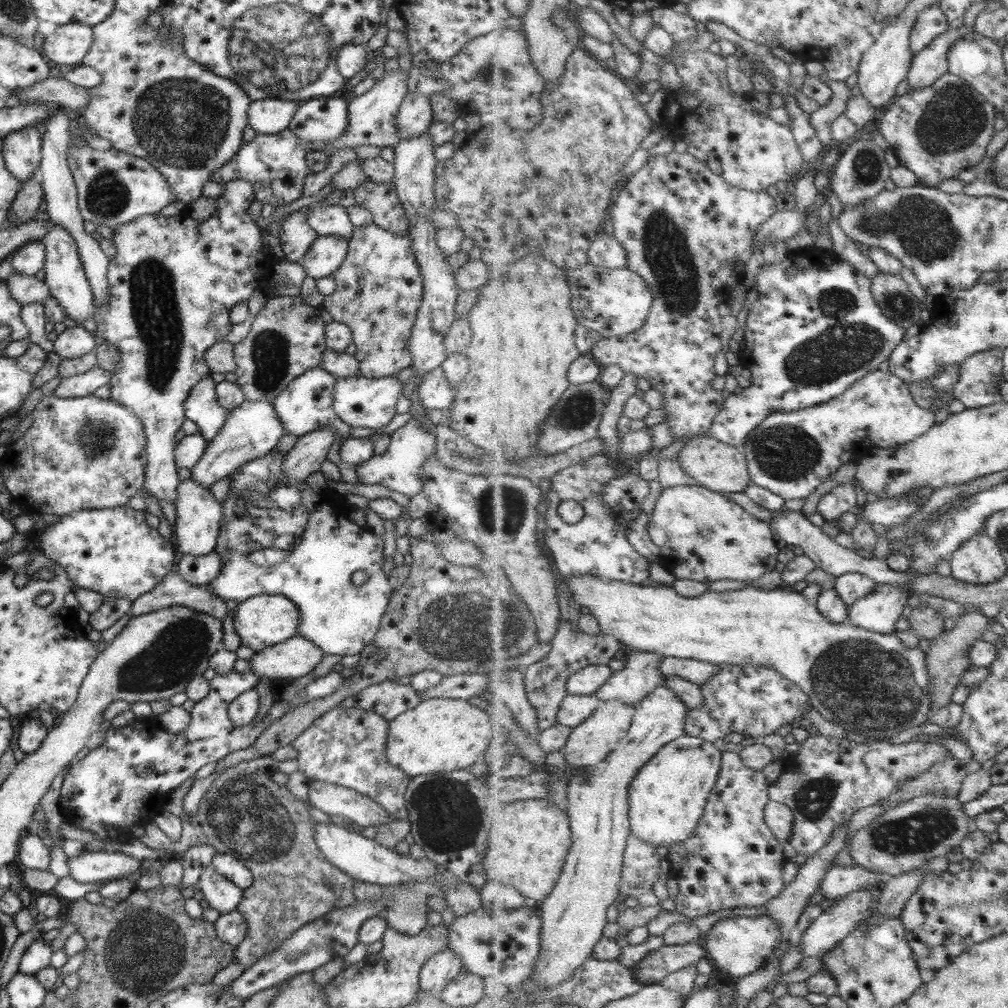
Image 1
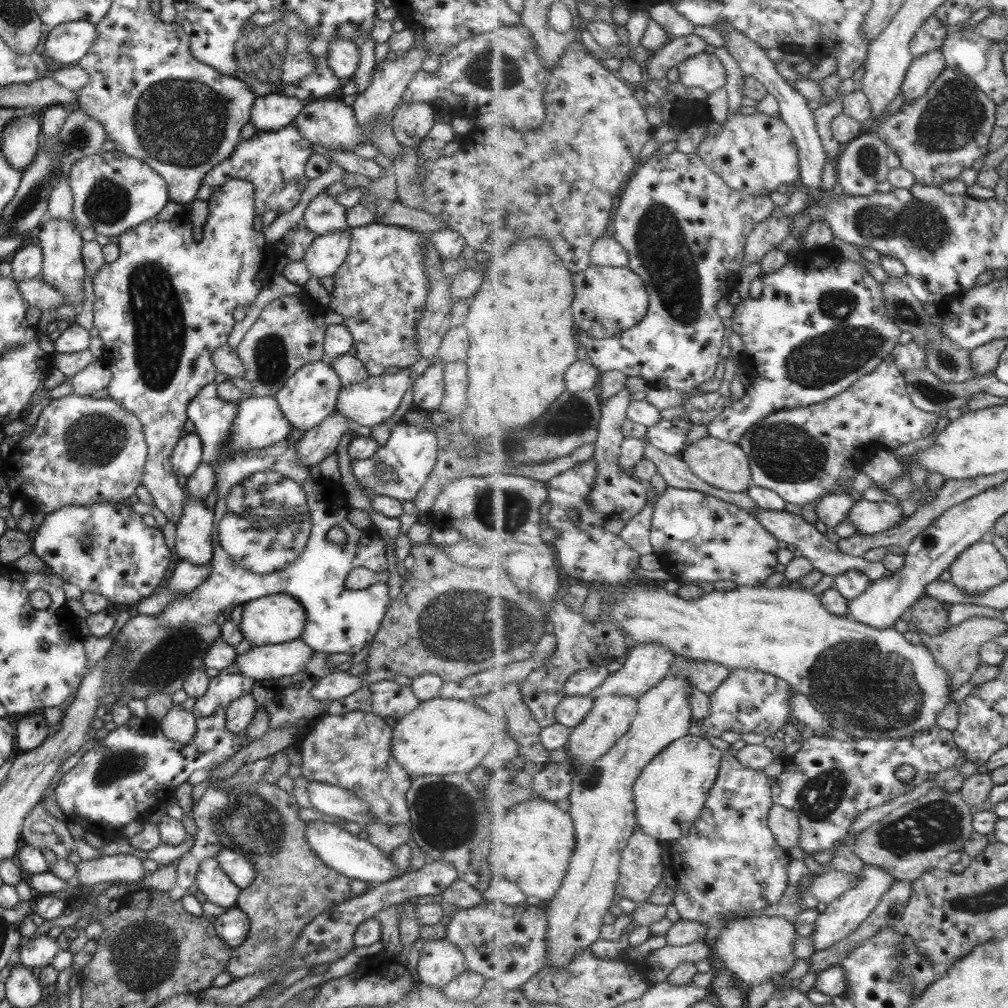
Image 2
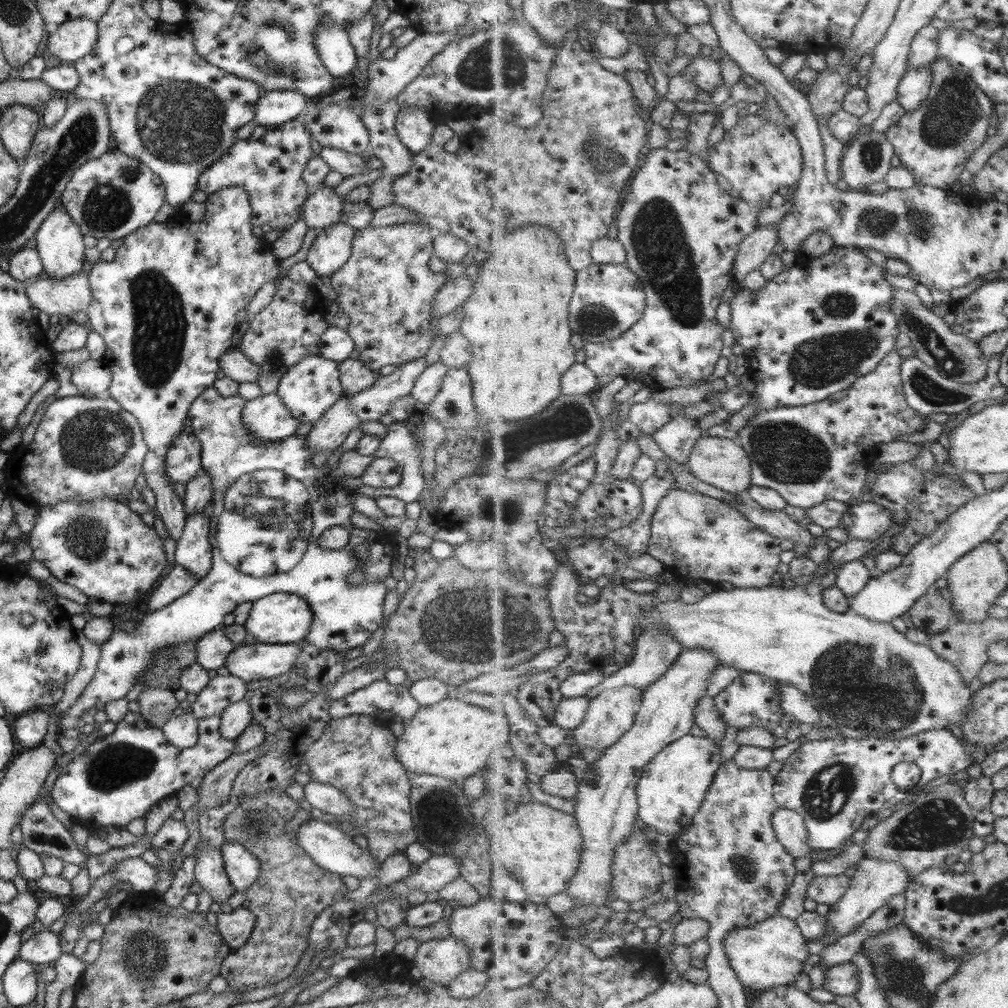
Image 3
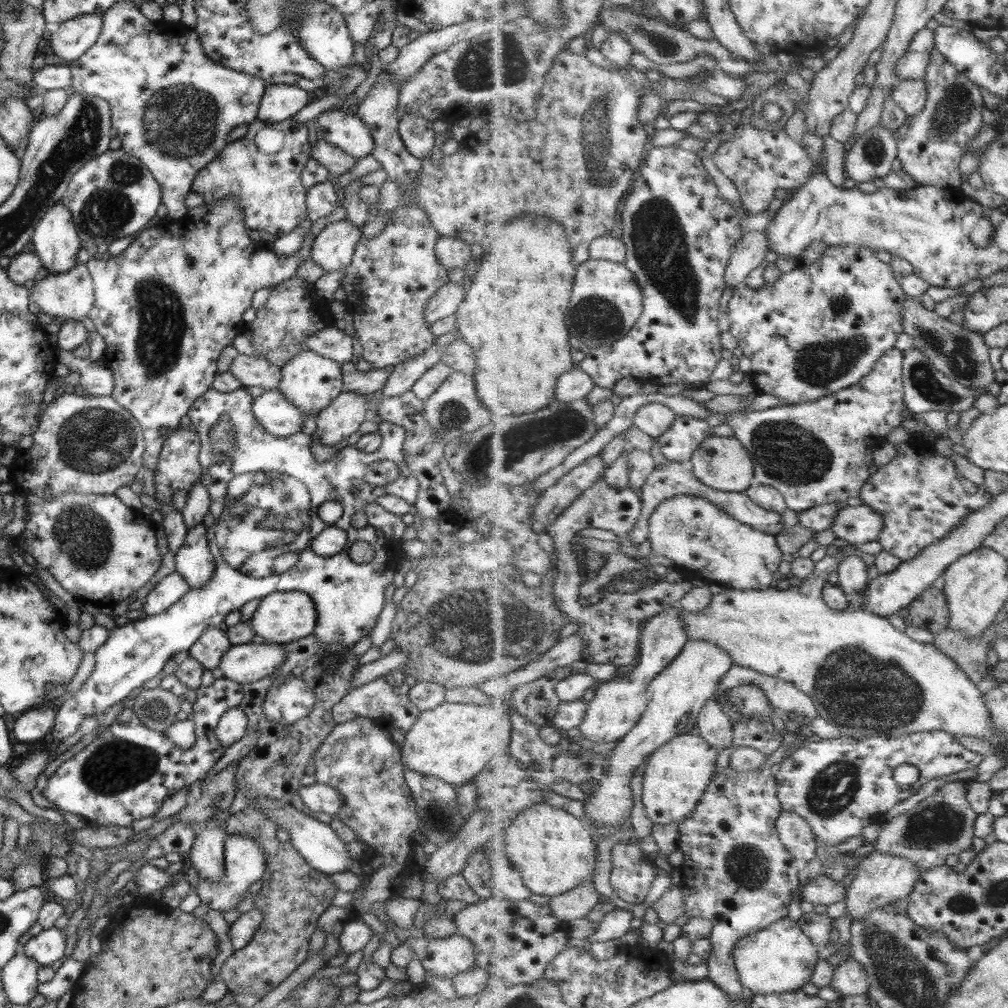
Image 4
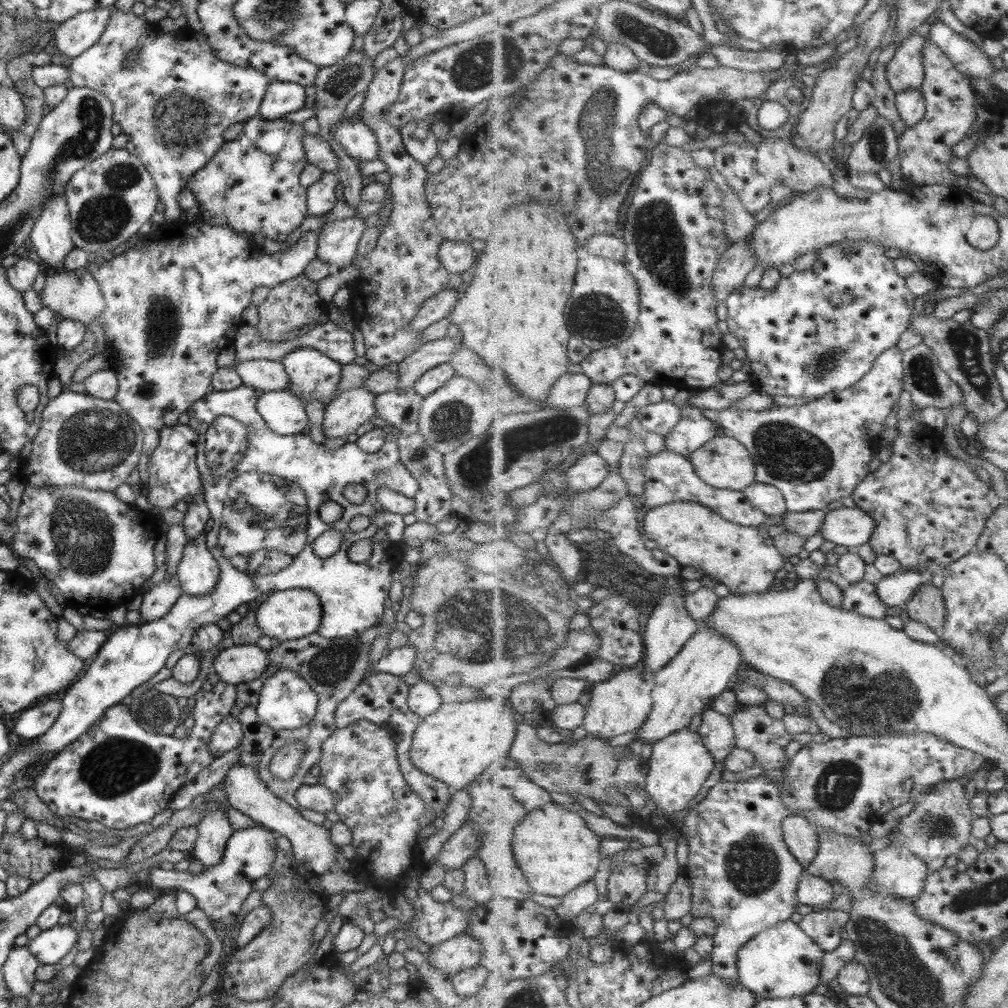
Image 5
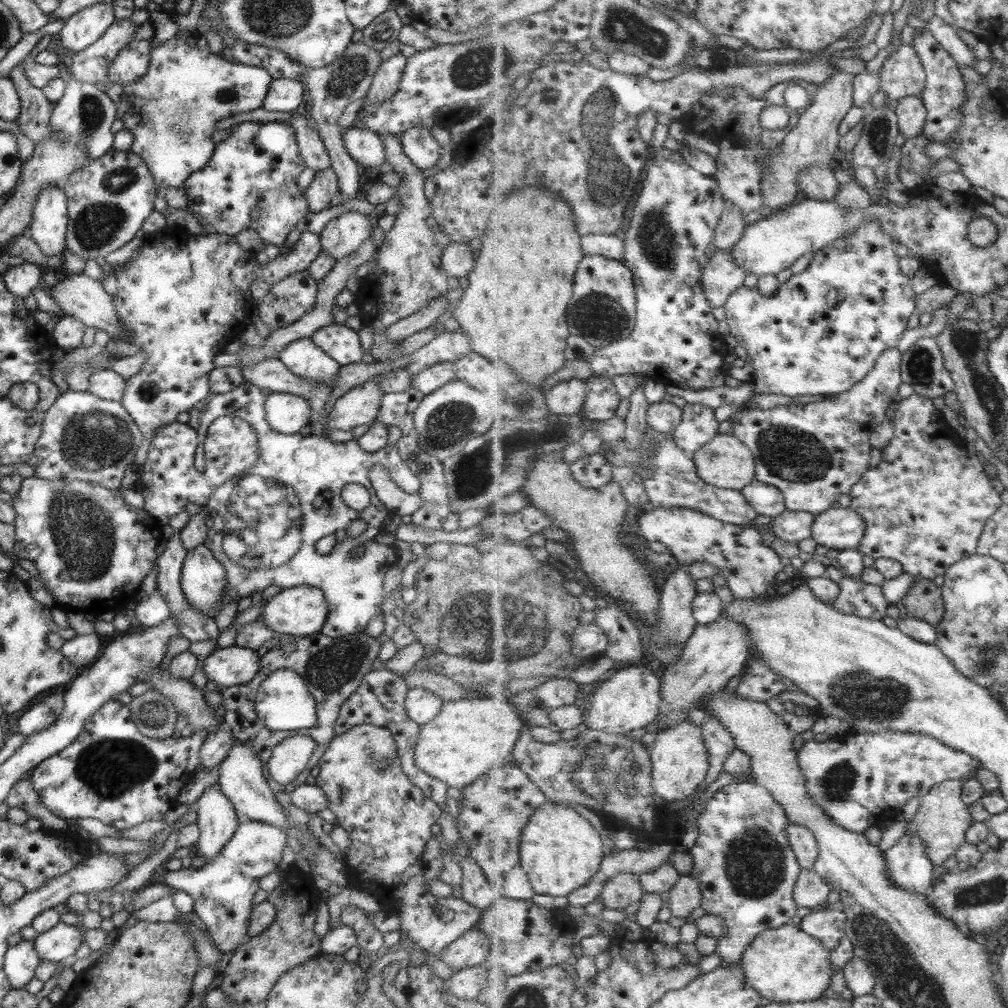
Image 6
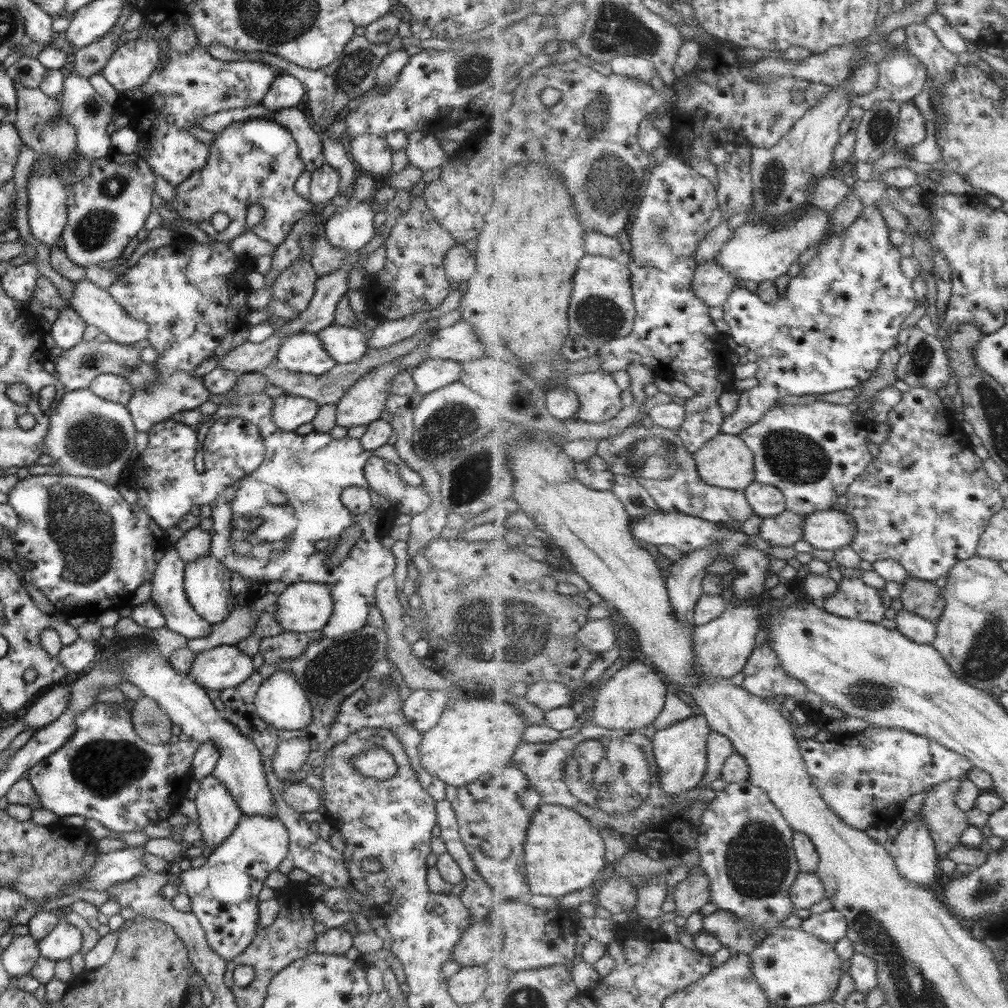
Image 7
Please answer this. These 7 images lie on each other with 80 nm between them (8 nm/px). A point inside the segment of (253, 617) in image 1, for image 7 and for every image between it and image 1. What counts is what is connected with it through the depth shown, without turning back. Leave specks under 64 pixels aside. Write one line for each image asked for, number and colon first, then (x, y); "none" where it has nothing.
2: (277, 618)
3: (279, 618)
4: (279, 618)
5: (289, 614)
6: (299, 611)
7: (303, 607)

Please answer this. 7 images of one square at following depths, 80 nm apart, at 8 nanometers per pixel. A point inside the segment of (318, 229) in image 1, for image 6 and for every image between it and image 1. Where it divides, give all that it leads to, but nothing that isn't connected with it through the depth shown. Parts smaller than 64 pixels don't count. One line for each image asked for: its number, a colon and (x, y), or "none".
2: (323, 215)
3: (322, 208)
4: (321, 200)
5: (320, 198)
6: (323, 186)

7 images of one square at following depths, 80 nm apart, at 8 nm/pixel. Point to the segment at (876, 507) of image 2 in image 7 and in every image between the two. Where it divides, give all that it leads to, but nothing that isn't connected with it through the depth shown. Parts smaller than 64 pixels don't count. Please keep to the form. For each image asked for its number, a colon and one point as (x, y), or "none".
3: (867, 520)
4: (856, 524)
5: (847, 526)
6: (839, 528)
7: (831, 529)

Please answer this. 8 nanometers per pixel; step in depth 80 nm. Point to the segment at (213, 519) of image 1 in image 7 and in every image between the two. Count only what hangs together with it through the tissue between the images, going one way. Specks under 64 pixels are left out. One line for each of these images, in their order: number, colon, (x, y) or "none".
2: (192, 543)
3: (192, 552)
4: (193, 562)
5: (197, 573)
6: (203, 579)
7: (205, 581)

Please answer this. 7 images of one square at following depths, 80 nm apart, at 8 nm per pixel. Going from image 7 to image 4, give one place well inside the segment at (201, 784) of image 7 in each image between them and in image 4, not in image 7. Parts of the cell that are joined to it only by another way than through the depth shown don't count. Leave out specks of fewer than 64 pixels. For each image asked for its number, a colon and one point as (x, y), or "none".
4: (205, 855)
5: (213, 830)
6: (216, 821)

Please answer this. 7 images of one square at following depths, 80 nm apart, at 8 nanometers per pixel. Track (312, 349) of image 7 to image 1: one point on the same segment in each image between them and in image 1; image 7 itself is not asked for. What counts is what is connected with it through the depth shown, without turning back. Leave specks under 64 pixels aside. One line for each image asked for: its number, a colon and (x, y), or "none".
1: (305, 404)
2: (310, 393)
3: (309, 387)
4: (310, 382)
5: (312, 376)
6: (302, 358)

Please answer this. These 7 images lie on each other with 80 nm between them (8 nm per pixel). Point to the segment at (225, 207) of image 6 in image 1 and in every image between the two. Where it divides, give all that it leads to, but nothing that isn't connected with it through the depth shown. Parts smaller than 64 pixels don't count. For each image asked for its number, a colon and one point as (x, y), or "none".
1: (275, 164)
2: (273, 163)
3: (270, 175)
4: (267, 187)
5: (257, 192)

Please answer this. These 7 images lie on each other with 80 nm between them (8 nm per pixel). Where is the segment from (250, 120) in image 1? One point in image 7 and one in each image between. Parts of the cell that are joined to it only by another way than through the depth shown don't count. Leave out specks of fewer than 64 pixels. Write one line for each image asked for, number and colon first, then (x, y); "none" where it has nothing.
2: (270, 112)
3: (273, 107)
4: (279, 102)
5: (281, 97)
6: (284, 94)
7: (285, 91)

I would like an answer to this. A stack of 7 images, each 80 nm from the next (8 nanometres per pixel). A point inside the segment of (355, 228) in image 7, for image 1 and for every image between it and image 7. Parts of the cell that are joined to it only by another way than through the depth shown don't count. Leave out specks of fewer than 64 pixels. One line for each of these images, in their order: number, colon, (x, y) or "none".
1: (324, 256)
2: (326, 252)
3: (331, 248)
4: (332, 249)
5: (337, 241)
6: (341, 236)

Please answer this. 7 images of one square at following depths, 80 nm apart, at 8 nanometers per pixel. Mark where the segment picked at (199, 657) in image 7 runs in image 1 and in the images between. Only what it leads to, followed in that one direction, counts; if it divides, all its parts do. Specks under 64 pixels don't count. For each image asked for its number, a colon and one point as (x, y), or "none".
1: (294, 657)
2: (262, 662)
3: (248, 662)
4: (241, 663)
5: (233, 665)
6: (232, 665)

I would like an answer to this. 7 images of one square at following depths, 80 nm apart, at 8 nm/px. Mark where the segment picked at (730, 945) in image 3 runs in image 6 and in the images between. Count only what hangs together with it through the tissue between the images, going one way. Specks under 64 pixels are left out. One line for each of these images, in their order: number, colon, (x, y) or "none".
4: (782, 957)
5: (783, 961)
6: (785, 964)

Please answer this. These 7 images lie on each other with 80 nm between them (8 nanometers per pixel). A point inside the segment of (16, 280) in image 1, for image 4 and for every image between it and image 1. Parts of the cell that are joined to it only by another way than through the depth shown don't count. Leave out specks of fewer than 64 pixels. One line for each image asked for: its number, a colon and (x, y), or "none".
2: (38, 294)
3: (62, 297)
4: (69, 296)

